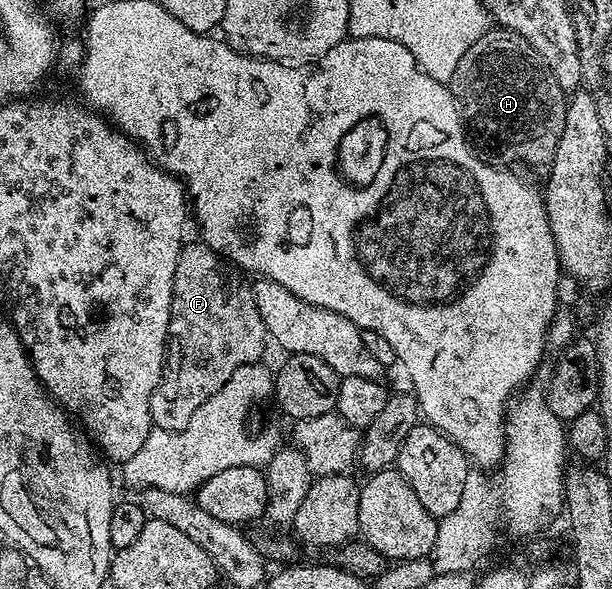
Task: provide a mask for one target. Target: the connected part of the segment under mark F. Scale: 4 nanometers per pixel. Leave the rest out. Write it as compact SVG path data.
M187 241L176 260L176 276L172 284L172 304L170 305L170 332L166 348L166 368L162 372L160 384L152 392L150 401L150 421L160 430L183 430L192 420L192 412L208 400L208 396L216 396L224 384L232 377L232 372L243 364L259 361L266 350L268 335L264 328L264 320L260 320L260 308L256 308L256 300L251 283L222 255L208 248L205 242Z

